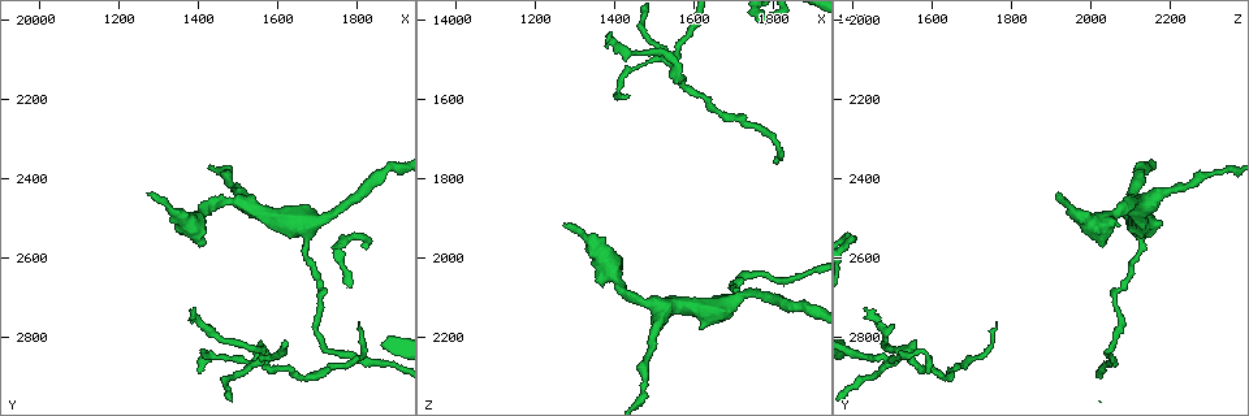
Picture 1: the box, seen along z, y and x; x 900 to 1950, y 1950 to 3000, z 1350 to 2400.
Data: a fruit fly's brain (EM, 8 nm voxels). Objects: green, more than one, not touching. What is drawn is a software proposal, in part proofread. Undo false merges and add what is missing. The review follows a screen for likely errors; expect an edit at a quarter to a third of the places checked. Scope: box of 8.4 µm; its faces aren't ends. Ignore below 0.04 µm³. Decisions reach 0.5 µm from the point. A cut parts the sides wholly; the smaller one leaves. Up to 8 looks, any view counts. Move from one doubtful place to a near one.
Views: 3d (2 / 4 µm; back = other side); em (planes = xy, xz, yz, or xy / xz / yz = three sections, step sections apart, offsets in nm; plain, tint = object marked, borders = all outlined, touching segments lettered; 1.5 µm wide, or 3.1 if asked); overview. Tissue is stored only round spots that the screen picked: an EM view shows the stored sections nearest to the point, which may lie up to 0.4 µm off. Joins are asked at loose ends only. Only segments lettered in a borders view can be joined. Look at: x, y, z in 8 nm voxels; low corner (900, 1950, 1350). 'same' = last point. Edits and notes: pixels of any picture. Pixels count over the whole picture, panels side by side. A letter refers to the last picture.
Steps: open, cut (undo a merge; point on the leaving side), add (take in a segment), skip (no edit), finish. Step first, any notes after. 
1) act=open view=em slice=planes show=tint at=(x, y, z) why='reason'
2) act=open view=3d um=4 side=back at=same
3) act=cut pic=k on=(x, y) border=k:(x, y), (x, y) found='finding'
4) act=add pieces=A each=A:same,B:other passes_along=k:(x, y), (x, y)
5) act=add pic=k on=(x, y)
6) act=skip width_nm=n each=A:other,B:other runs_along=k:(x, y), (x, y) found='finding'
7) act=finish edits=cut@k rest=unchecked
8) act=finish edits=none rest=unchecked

act=open view=em slice=planes show=borders at=(1270, 2440, 1920) why='free end'

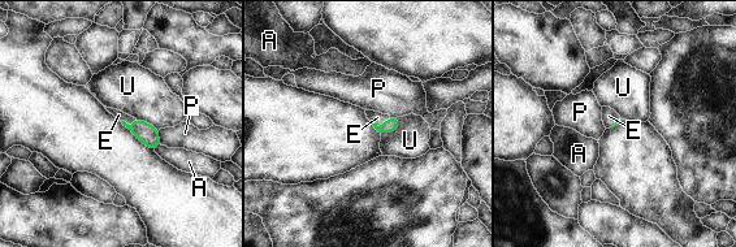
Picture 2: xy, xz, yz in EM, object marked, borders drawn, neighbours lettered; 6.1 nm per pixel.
act=add pieces=E longest_contact=U:150nm each=A:other,E:same,P:other,U:other found='the neuron continues'

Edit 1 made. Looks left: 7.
act=open view=overview why='see it whole again'

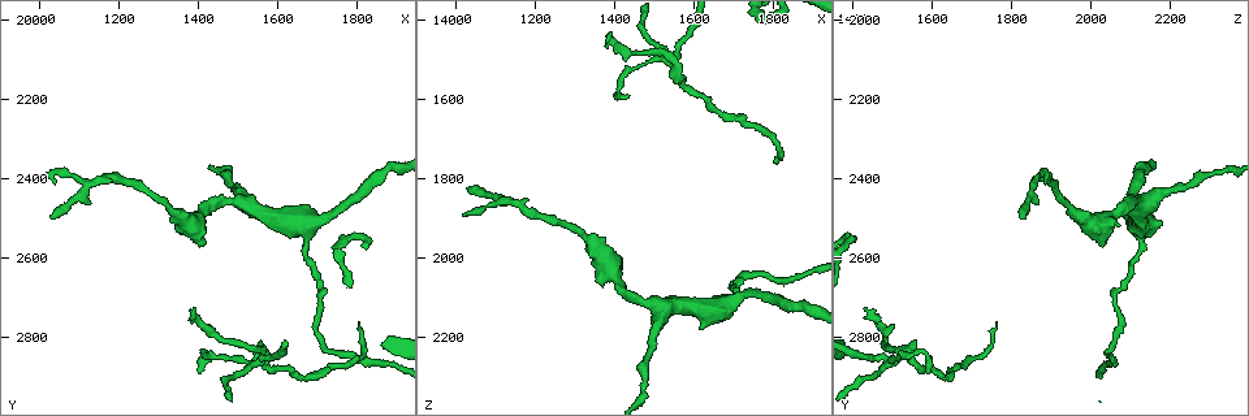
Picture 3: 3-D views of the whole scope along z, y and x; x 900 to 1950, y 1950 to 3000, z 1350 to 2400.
act=open view=em um=3.1 slice=planes show=borders at=(1810, 2775, 1760) why='thin end'

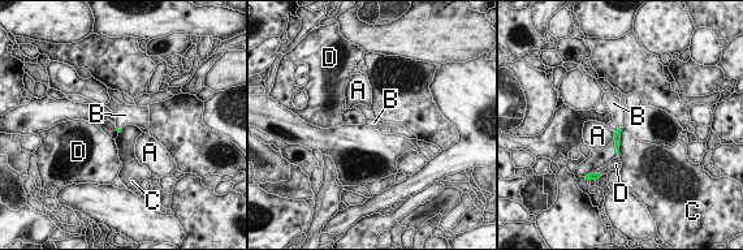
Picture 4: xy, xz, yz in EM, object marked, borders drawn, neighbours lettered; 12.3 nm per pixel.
act=add pieces=B each=A:other,B:same,C:other,D:other passes_along=4:(617, 134), (621, 128), (616, 108) found='it goes on there'

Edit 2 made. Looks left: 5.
act=finish edits=add@2,add@4 rest=unchecked

